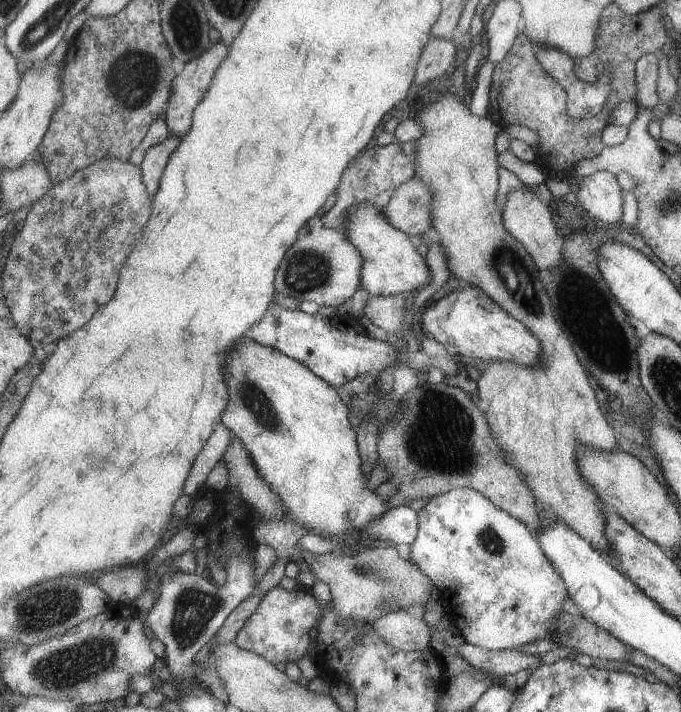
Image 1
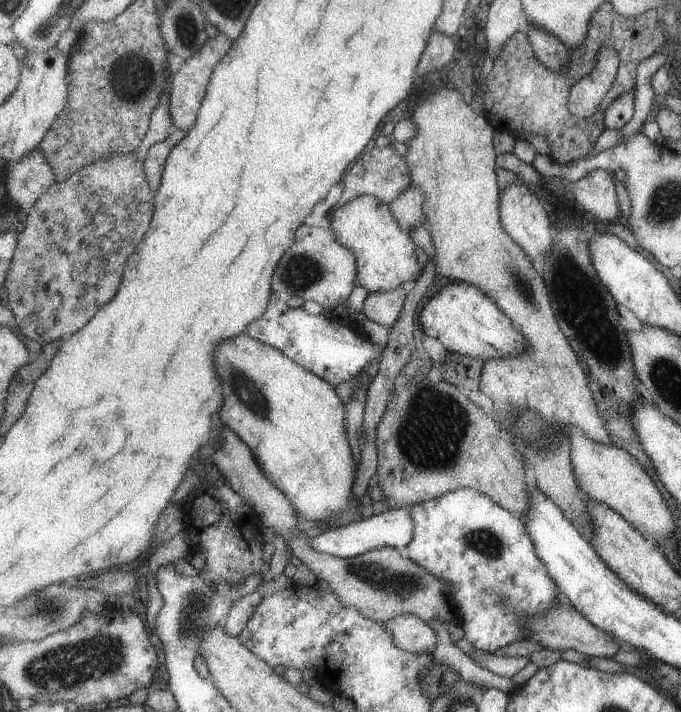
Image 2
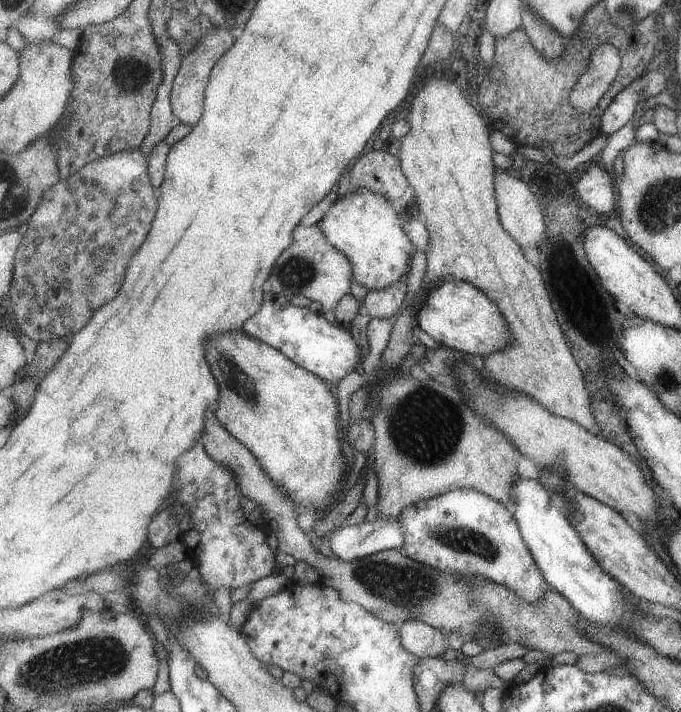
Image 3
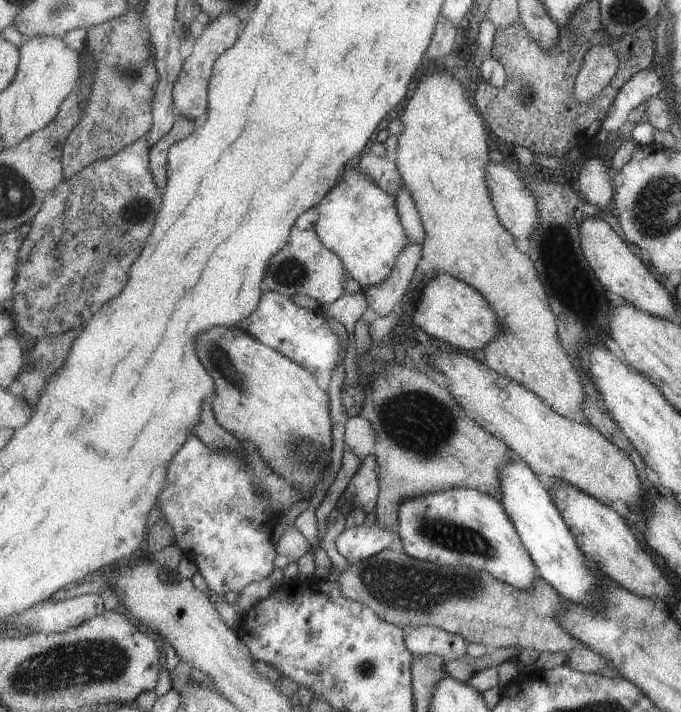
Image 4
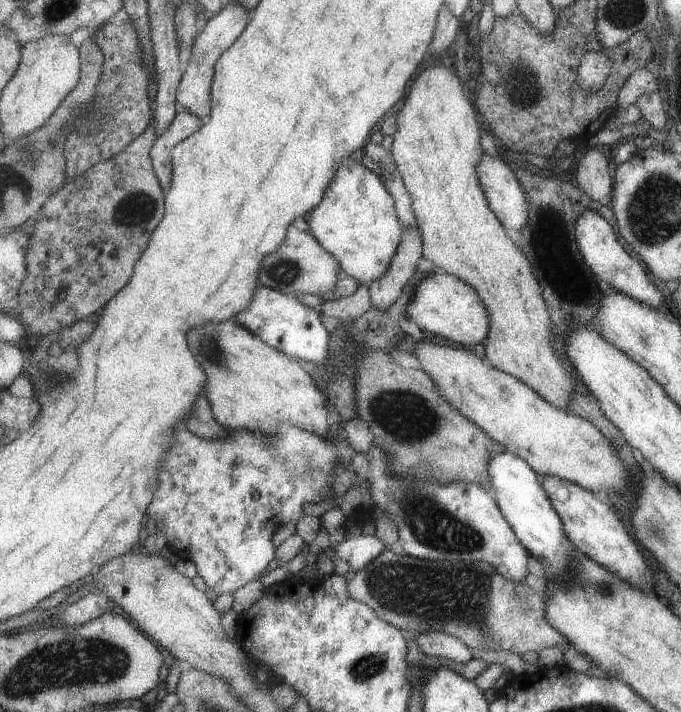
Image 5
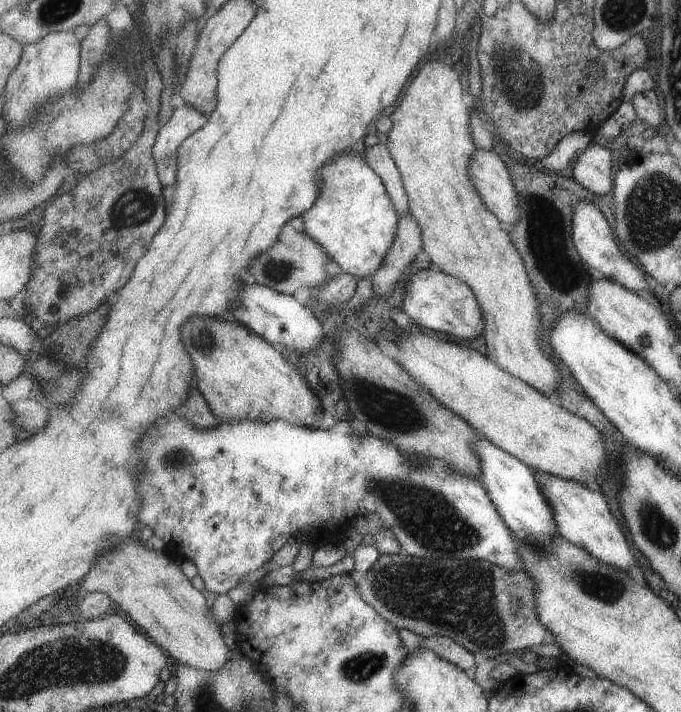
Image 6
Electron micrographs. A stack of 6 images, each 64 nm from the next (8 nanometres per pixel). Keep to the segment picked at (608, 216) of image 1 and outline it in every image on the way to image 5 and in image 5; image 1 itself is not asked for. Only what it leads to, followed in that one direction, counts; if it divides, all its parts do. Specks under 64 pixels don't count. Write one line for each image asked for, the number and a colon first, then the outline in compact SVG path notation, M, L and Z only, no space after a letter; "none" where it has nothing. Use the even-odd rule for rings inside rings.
2: M593 170L591 174L579 178L579 182L571 184L571 192L575 194L579 206L599 224L603 224L603 220L619 220L619 198L609 172Z
3: M589 166L589 170L585 170L585 174L577 180L575 184L575 194L577 198L583 202L583 206L589 210L589 212L599 212L607 214L613 212L617 214L617 204L613 202L613 184L611 184L611 178L605 174L605 170L601 166Z
4: M589 156L579 172L579 194L599 210L613 200L613 186L603 158Z
5: M589 150L587 154L581 154L579 160L579 190L591 200L603 200L613 196L613 180L609 176L609 162L599 150Z

